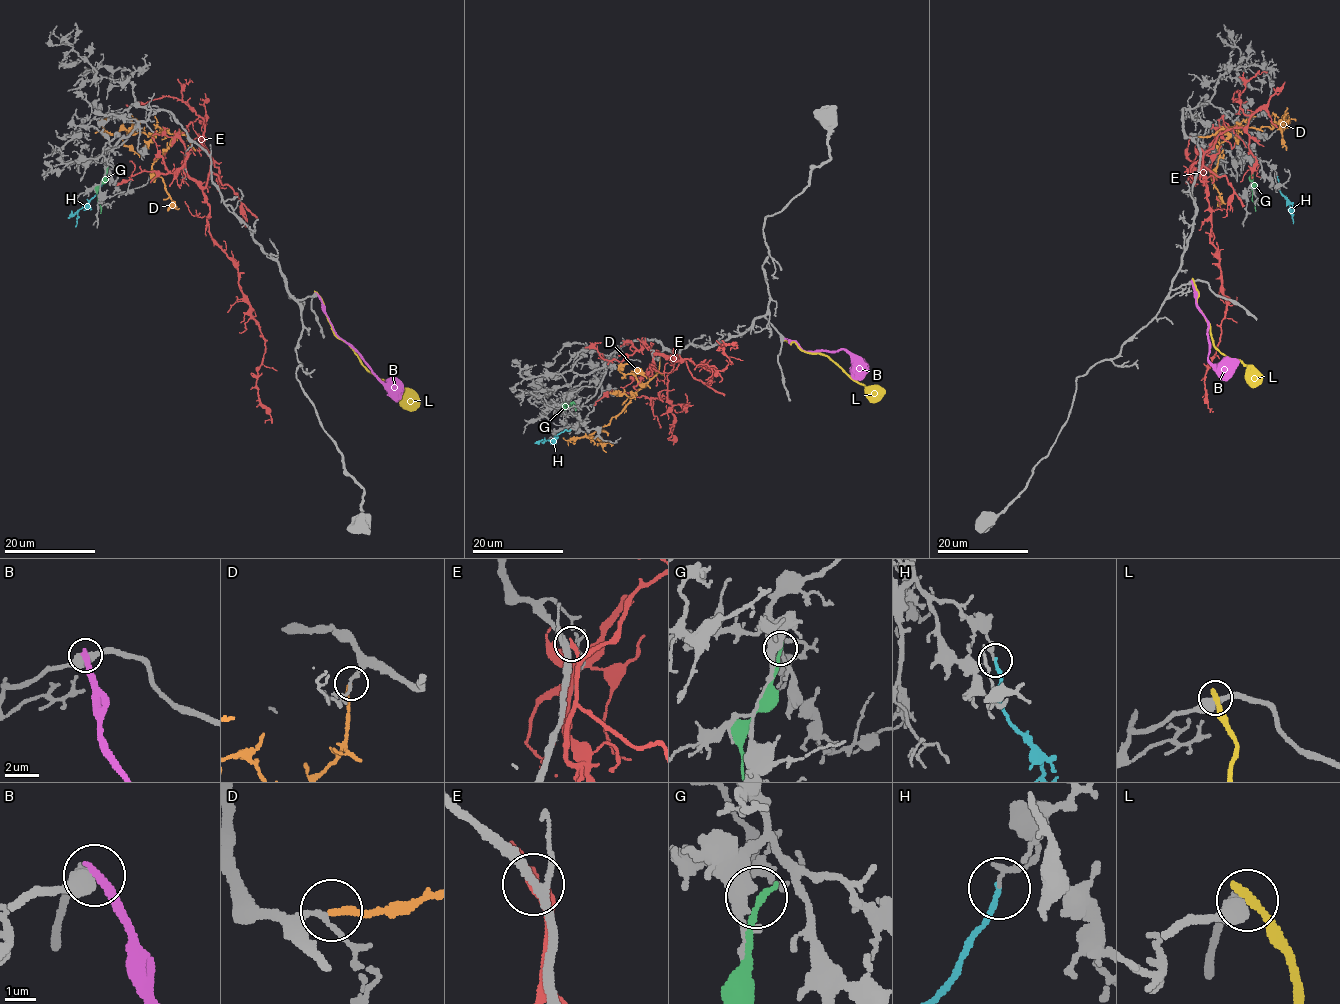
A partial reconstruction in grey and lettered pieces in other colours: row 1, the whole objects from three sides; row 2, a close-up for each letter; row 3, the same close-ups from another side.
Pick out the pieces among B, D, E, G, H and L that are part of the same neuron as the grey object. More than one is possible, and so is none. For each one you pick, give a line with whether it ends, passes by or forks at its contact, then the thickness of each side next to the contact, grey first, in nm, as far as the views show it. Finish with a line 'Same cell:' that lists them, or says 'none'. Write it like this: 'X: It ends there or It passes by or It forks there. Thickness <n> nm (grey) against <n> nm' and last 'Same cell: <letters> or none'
D: It ends there. Thickness 170 nm (grey) against 220 nm
Same cell: D

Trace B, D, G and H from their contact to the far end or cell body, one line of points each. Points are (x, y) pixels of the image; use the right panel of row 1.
B: (1191, 281), (1195, 300), (1207, 321), (1208, 359), (1214, 364), (1230, 364), (1236, 368)
D: (1198, 137), (1214, 135), (1227, 126), (1271, 129), (1277, 124), (1286, 150)
G: (1253, 164), (1251, 200), (1256, 211)
H: (1277, 177), (1277, 187), (1288, 199), (1292, 223)

